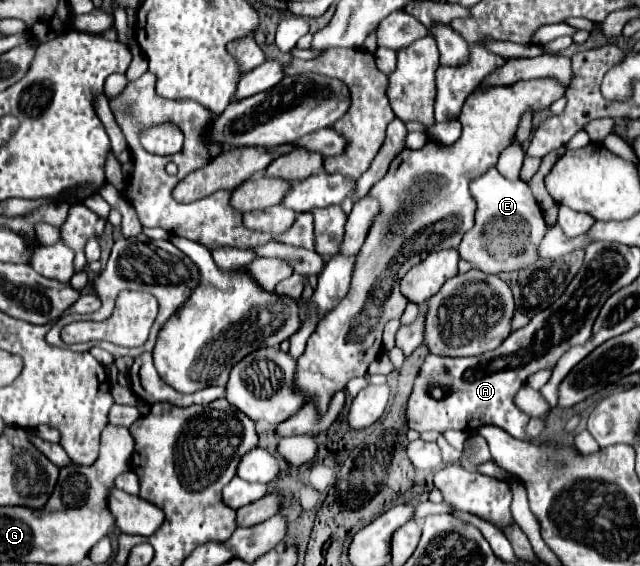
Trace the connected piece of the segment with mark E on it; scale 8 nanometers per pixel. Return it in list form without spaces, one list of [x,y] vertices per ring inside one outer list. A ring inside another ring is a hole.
[[[489,168],[471,182],[469,192],[477,202],[475,226],[463,236],[457,248],[459,256],[487,274],[523,270],[535,264],[539,258],[537,248],[547,234],[547,224],[529,186],[521,180],[507,180],[497,168]]]

